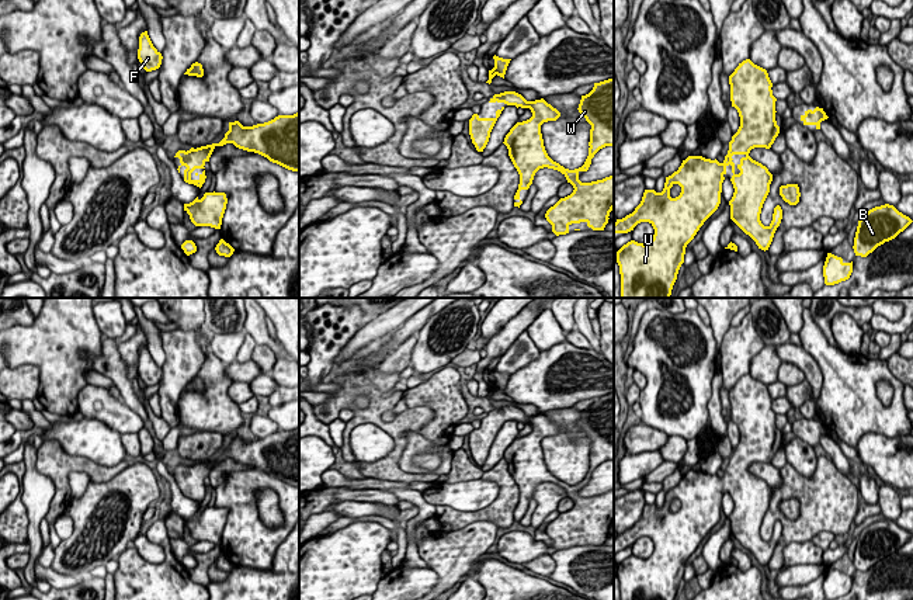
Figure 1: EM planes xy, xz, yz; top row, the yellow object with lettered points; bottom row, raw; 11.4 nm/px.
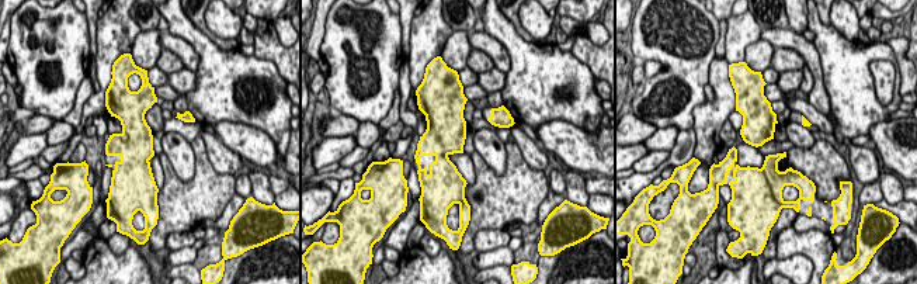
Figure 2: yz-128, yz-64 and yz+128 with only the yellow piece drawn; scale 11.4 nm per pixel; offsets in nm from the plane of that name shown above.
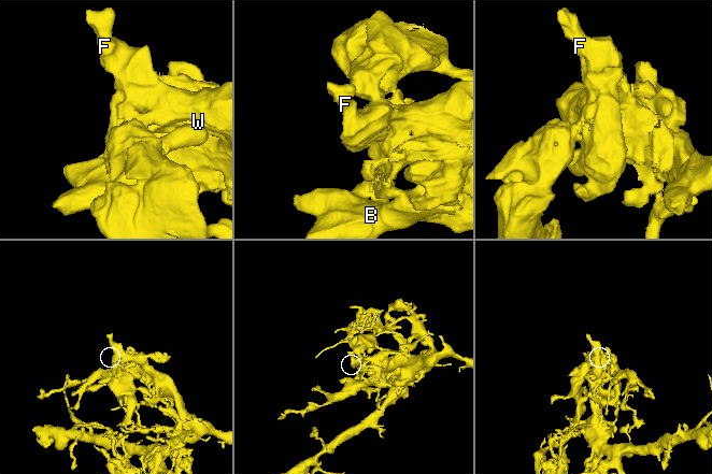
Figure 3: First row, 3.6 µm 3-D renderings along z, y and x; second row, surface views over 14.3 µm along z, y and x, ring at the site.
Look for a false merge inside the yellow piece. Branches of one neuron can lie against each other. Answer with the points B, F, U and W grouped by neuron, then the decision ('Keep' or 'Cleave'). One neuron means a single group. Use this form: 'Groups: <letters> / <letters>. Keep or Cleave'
Groups: B F U W. Keep

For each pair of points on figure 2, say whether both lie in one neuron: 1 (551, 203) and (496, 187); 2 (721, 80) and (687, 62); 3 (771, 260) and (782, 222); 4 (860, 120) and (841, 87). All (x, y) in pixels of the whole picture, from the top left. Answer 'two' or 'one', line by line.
1: two
2: two
3: one
4: one

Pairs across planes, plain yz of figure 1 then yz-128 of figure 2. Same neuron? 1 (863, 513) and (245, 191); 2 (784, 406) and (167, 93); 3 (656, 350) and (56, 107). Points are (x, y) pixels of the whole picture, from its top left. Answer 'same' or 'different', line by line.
1: different
2: same
3: same

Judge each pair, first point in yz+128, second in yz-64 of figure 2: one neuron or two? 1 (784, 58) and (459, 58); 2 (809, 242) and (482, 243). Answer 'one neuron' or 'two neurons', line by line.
1: two neurons
2: one neuron

